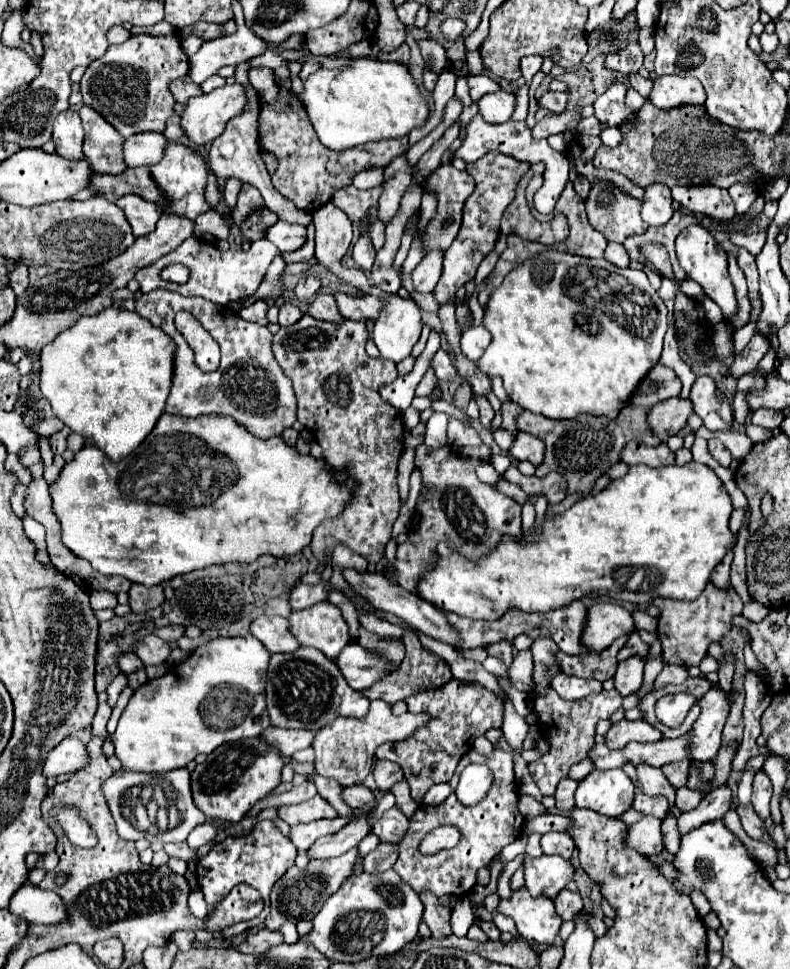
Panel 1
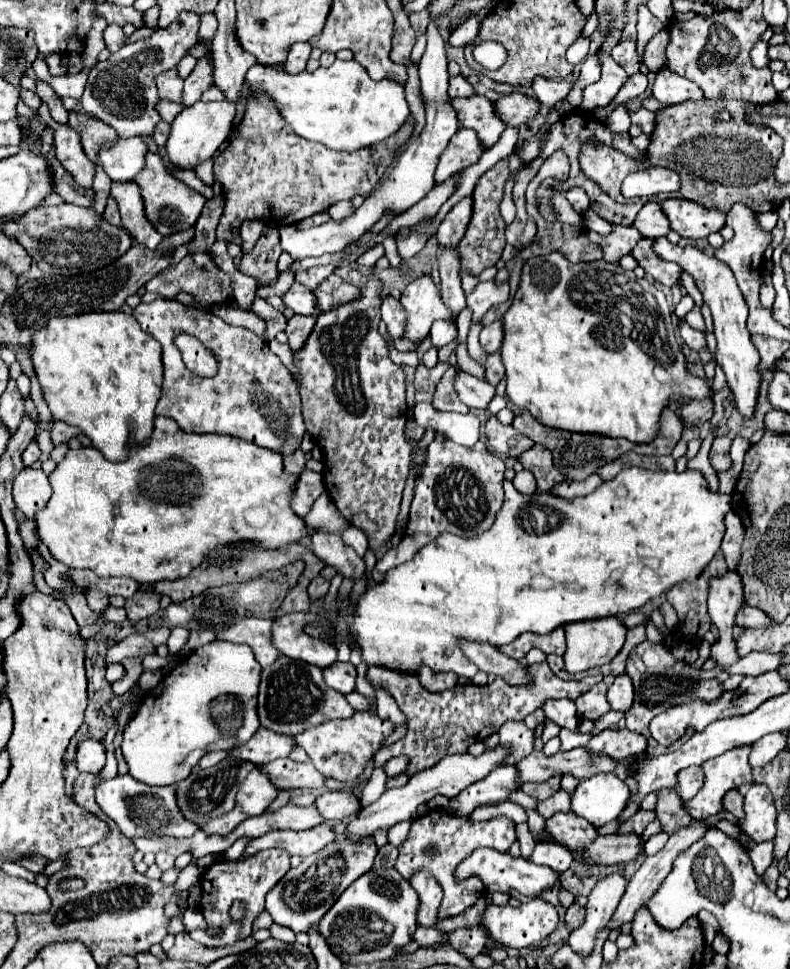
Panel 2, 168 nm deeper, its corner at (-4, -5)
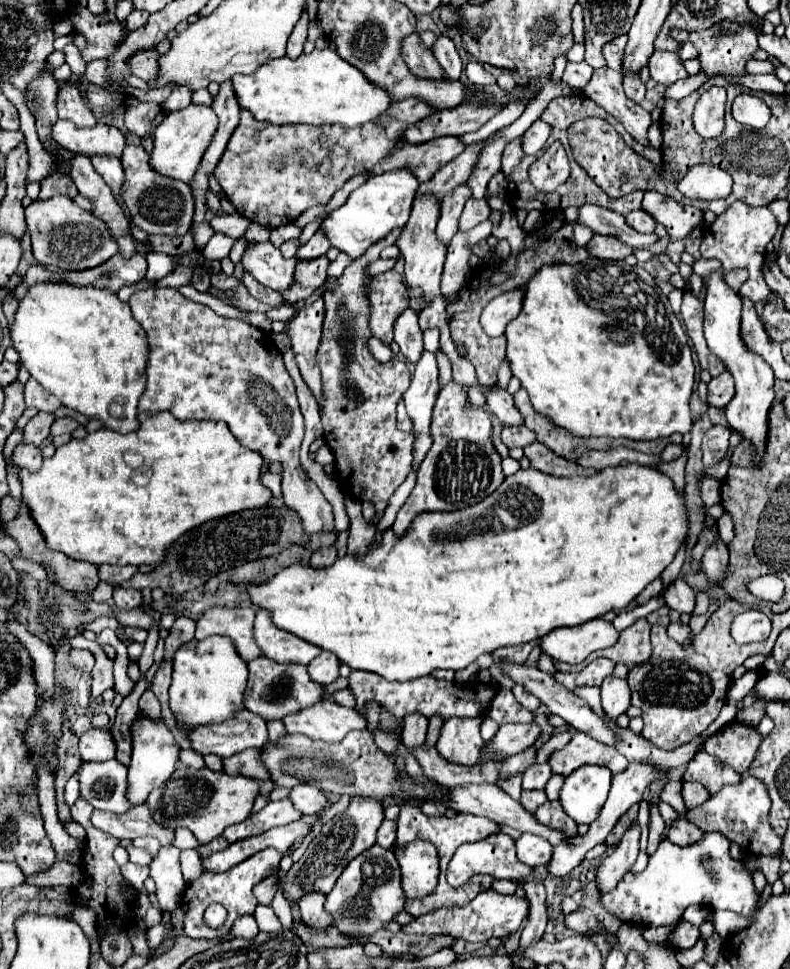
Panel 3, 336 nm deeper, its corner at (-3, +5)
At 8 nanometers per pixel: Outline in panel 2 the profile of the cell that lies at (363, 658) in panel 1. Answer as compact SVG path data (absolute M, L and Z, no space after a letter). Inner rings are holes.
M336 661L330 667L324 667L322 675L326 679L326 685L334 687L338 693L348 695L348 693L354 691L356 669L354 669L352 663L340 663L340 661Z

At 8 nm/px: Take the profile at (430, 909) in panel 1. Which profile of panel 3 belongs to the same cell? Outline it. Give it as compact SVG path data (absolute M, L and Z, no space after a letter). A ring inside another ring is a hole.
M413 841L405 849L395 849L399 859L403 891L407 899L423 899L437 885L439 857L437 849L427 841Z

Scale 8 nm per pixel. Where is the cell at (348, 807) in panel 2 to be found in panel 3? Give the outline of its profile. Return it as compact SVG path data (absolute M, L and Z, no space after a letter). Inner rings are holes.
M297 785L291 789L289 797L291 797L293 805L297 805L297 809L301 809L303 815L319 815L325 807L331 805L325 791L321 791L319 787L313 787L313 785Z

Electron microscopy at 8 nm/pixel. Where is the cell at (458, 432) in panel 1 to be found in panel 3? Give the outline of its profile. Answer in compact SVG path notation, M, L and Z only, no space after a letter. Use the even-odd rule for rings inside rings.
M471 387L467 395L467 405L469 407L485 407L485 399L481 393L481 387Z

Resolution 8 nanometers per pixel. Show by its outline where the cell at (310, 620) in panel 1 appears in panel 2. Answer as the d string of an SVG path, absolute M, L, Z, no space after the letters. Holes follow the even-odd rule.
M290 613L272 619L272 643L280 655L302 659L324 669L336 661L336 647L332 647L328 641L308 637L302 631L302 627L314 619L314 613Z

